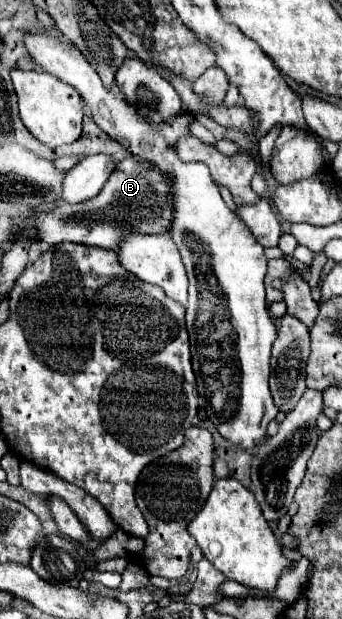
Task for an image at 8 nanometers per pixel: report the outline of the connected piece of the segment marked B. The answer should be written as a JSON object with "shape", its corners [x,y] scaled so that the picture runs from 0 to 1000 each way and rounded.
{"shape":[[[371,250],[342,260],[336,279],[313,289],[307,302],[284,318],[231,331],[184,331],[184,338],[120,341],[108,354],[108,389],[167,396],[184,389],[272,396],[295,402],[348,402],[360,383],[412,380],[482,380],[506,360],[506,296],[477,286],[442,263],[412,260],[395,250]]]}

